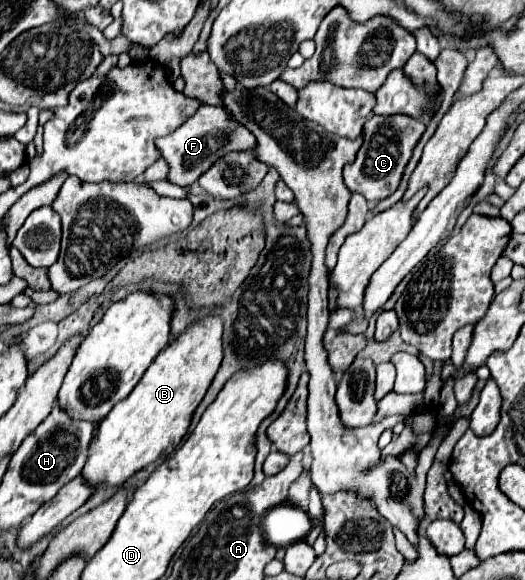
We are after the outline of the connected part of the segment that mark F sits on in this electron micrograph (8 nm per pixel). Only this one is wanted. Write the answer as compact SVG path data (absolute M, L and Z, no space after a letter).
M204 105L200 109L196 109L196 113L192 117L188 117L172 135L160 137L156 139L156 149L160 151L162 159L168 163L168 181L180 187L188 187L194 181L198 181L198 177L212 167L212 163L230 153L230 151L248 151L256 145L254 135L238 125L222 107L212 107L212 105Z

